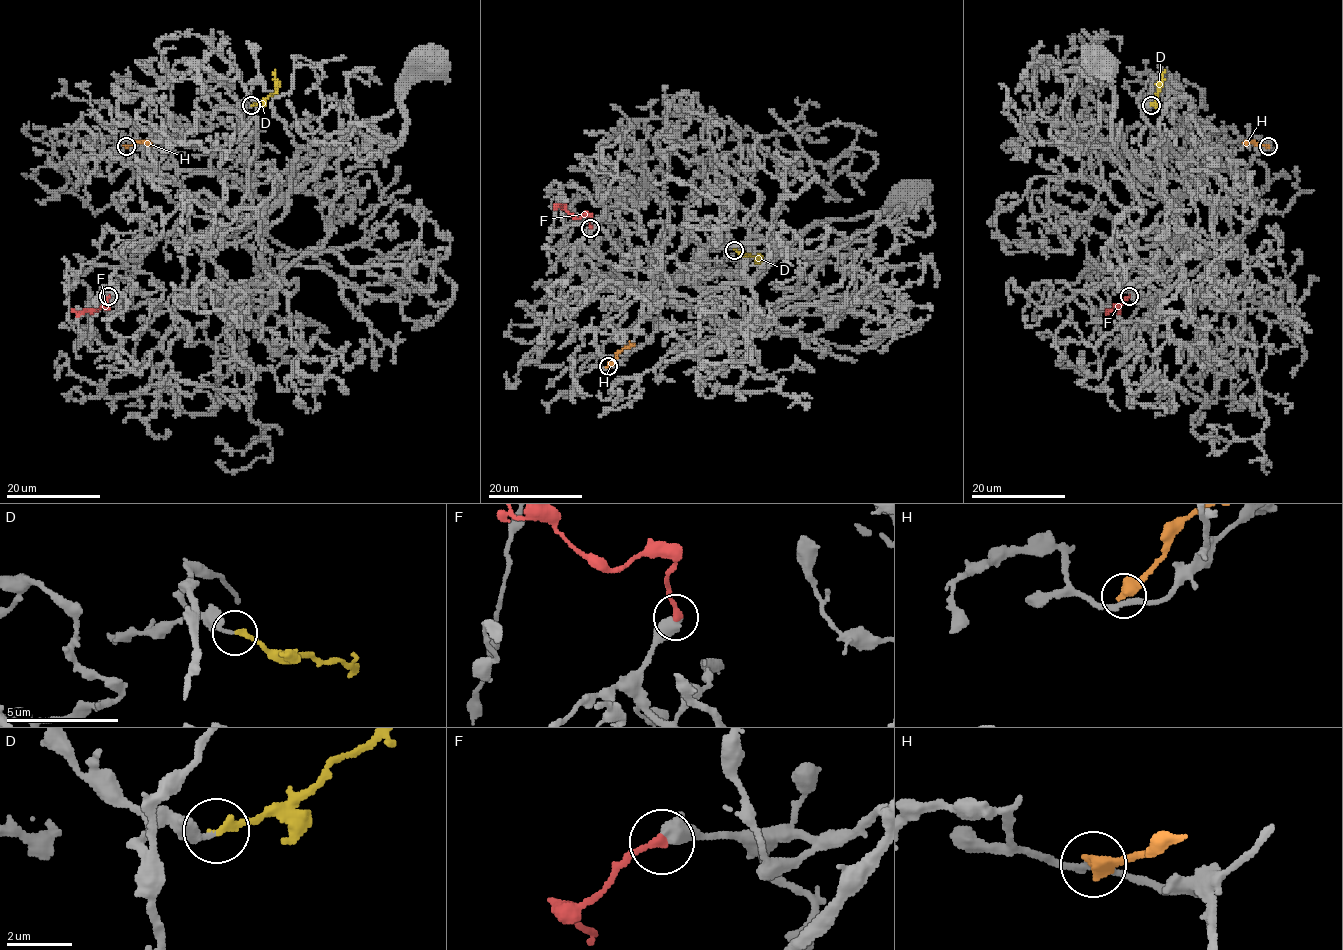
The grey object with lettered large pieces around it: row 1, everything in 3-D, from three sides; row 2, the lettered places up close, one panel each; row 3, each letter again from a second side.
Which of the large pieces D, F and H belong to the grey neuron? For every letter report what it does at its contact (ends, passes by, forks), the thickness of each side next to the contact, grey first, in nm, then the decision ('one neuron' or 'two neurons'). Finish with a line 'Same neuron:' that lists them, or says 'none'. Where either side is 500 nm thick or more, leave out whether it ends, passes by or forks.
D: it ends | 220/220 nm | one neuron
F: 600/260 nm | two neurons
H: it ends | 200/480 nm | two neurons
Same neuron: D

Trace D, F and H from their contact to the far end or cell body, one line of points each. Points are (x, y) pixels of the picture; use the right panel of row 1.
D: (1151, 106), (1156, 101), (1159, 81), (1165, 70)
F: (1130, 296), (1117, 306), (1119, 309), (1108, 312), (1105, 308)
H: (1268, 146), (1252, 142), (1244, 146)

